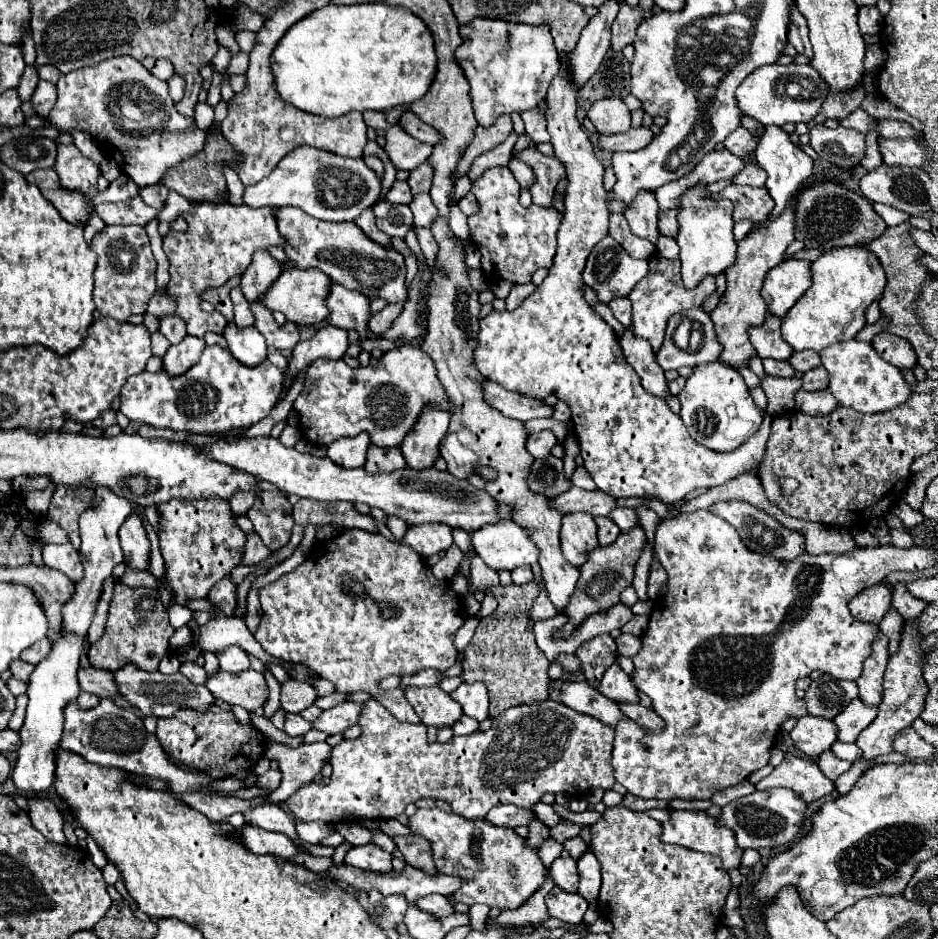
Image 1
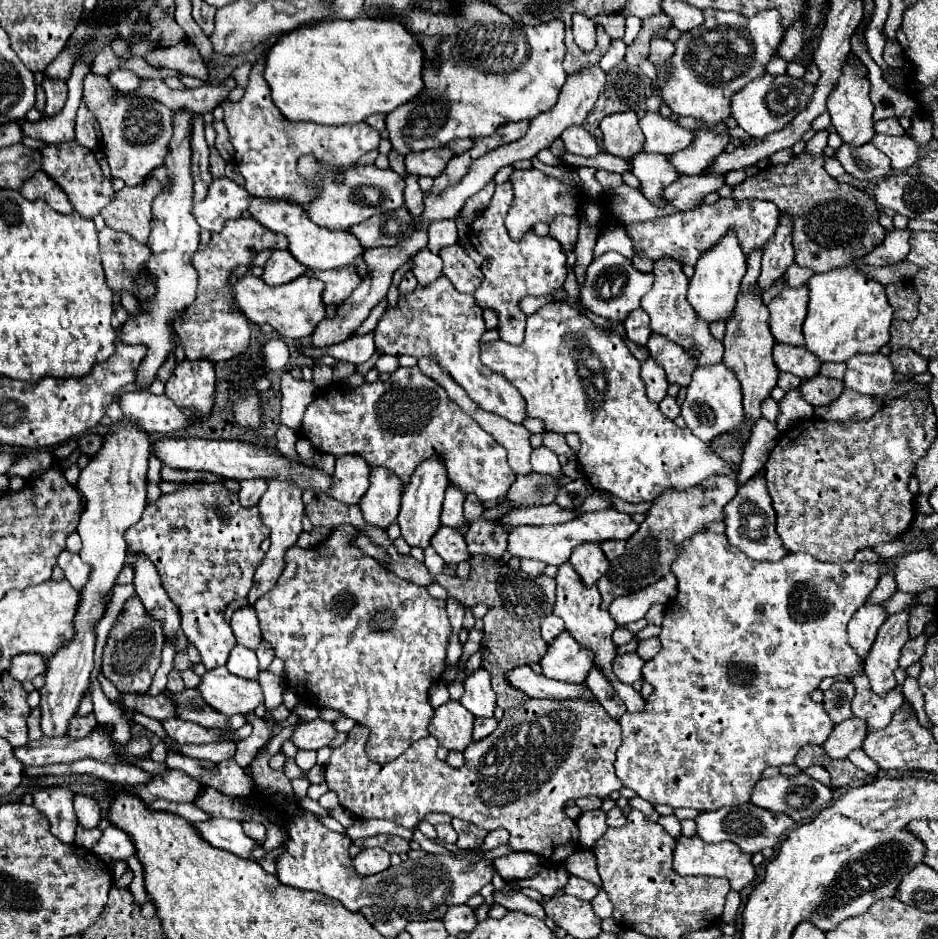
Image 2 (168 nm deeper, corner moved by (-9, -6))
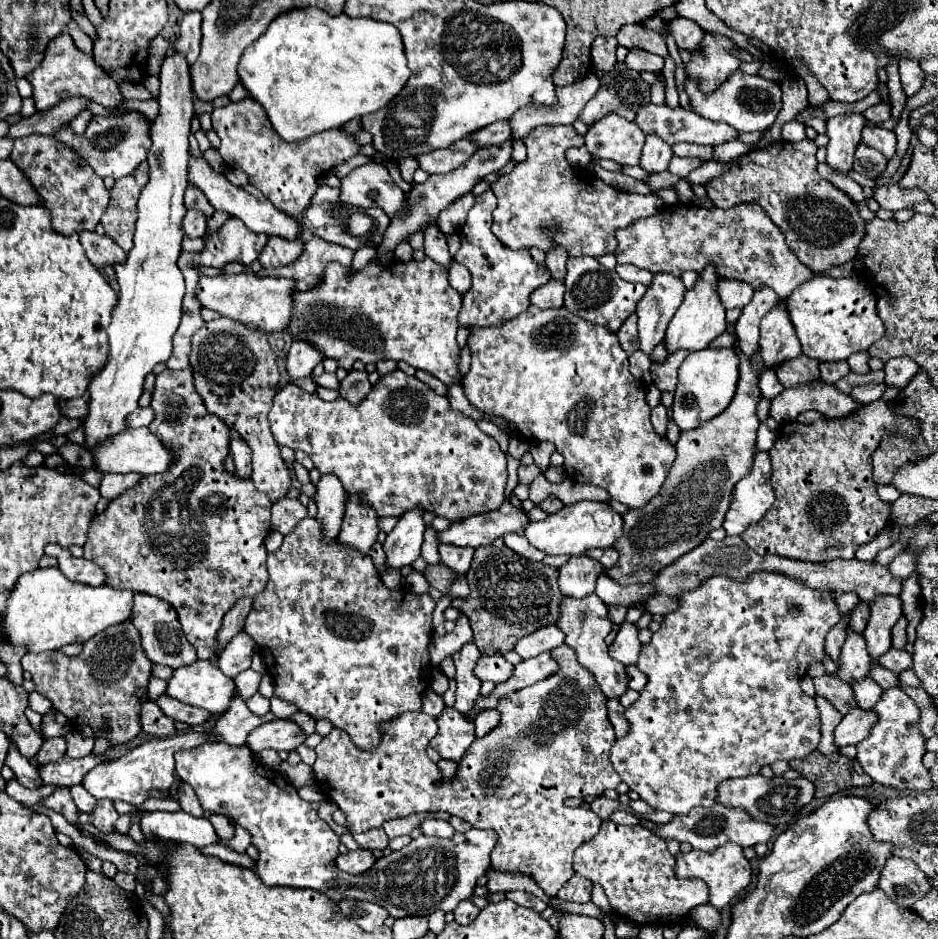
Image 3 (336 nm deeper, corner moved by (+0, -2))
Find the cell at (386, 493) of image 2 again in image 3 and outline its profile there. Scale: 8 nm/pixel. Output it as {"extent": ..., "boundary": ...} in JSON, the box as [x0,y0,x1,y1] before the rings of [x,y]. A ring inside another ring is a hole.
{"extent":[336,500,378,556],"boundary":[[[348,500],[336,542],[360,552],[362,556],[368,556],[372,544],[376,542],[376,534],[378,534],[378,516],[374,516],[370,508],[362,508],[360,504],[354,504],[354,500]]]}

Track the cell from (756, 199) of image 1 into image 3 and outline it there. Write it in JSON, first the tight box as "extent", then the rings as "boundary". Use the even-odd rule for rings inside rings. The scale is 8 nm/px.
{"extent":[614,204,814,300],"boundary":[[[676,204],[676,206],[664,206],[656,216],[650,216],[648,220],[638,220],[630,224],[630,228],[622,228],[616,232],[618,238],[618,248],[614,252],[618,264],[634,264],[638,268],[646,268],[652,274],[662,272],[662,274],[672,274],[672,276],[682,276],[682,272],[692,270],[692,272],[702,272],[706,266],[714,266],[716,274],[720,278],[734,278],[748,282],[754,290],[760,290],[764,286],[772,288],[782,300],[794,292],[800,284],[808,282],[814,274],[790,252],[790,248],[784,242],[784,236],[780,228],[758,208],[758,204],[740,204],[728,210],[722,208],[700,208],[700,206],[686,206],[686,204]]]}

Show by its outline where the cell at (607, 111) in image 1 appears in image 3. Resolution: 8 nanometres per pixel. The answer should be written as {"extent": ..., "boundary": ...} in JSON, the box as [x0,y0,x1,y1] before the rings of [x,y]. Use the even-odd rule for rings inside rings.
{"extent":[584,114,644,166],"boundary":[[[608,114],[592,124],[584,140],[594,158],[608,158],[624,166],[640,164],[644,132],[636,122],[628,122],[618,114]]]}

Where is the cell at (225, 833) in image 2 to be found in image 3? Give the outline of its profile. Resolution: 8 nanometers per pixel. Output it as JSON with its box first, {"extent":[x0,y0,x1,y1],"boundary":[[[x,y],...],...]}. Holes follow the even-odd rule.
{"extent":[140,812,218,848],"boundary":[[[144,812],[140,830],[146,840],[170,840],[178,844],[192,844],[196,848],[218,842],[212,824],[202,816],[194,818],[186,812]]]}

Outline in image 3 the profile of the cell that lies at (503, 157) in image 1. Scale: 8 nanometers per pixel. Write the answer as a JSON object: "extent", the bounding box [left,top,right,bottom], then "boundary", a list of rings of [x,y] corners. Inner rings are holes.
{"extent":[436,194,474,234],"boundary":[[[464,194],[458,200],[454,200],[450,206],[446,206],[440,212],[440,218],[436,220],[436,226],[442,234],[458,234],[462,224],[466,222],[468,210],[474,206],[474,194]]]}

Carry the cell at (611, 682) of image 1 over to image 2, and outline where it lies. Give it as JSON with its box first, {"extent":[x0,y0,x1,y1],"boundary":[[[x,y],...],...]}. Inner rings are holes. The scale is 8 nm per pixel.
{"extent":[613,652,643,684],"boundary":[[[631,652],[631,654],[623,654],[623,656],[617,656],[613,660],[613,674],[617,676],[619,682],[623,684],[631,684],[635,680],[641,678],[641,668],[643,668],[643,660]]]}

